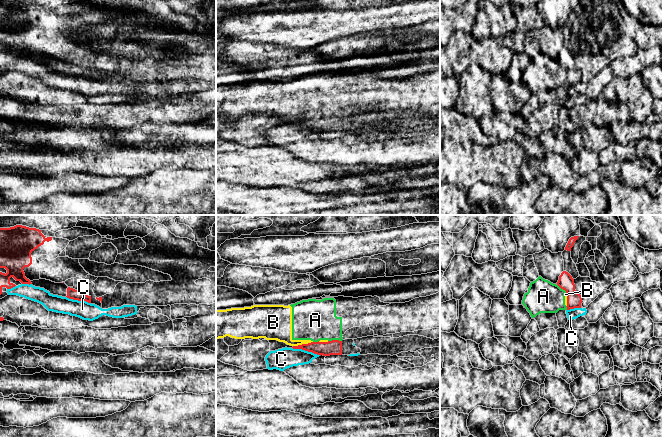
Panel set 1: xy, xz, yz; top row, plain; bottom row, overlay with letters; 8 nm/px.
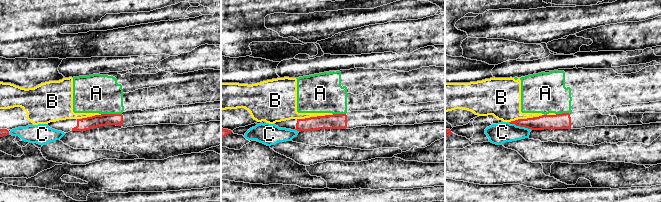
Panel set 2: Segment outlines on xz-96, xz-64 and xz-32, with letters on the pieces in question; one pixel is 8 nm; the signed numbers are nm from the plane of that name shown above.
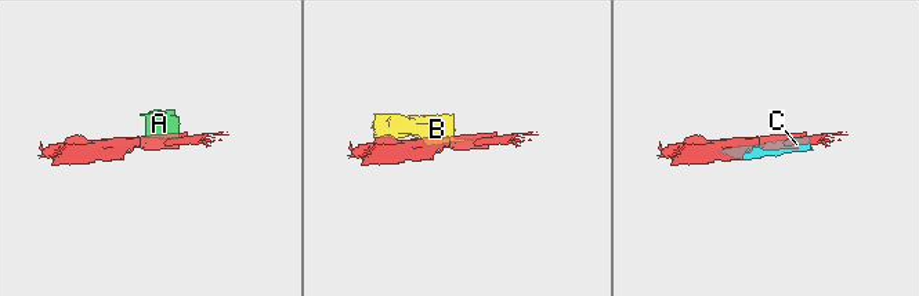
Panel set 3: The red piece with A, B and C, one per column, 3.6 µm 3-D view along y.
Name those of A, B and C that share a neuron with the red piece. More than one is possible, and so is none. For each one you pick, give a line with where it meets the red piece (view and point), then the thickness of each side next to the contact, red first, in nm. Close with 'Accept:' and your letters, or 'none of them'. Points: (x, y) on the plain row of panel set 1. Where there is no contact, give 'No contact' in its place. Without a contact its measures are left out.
Accept: none of them

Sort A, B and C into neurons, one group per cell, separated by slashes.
A B / C

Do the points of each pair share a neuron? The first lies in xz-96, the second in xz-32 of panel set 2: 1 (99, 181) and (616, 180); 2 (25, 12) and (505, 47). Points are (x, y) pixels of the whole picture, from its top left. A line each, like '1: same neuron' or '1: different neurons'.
1: same neuron
2: different neurons

